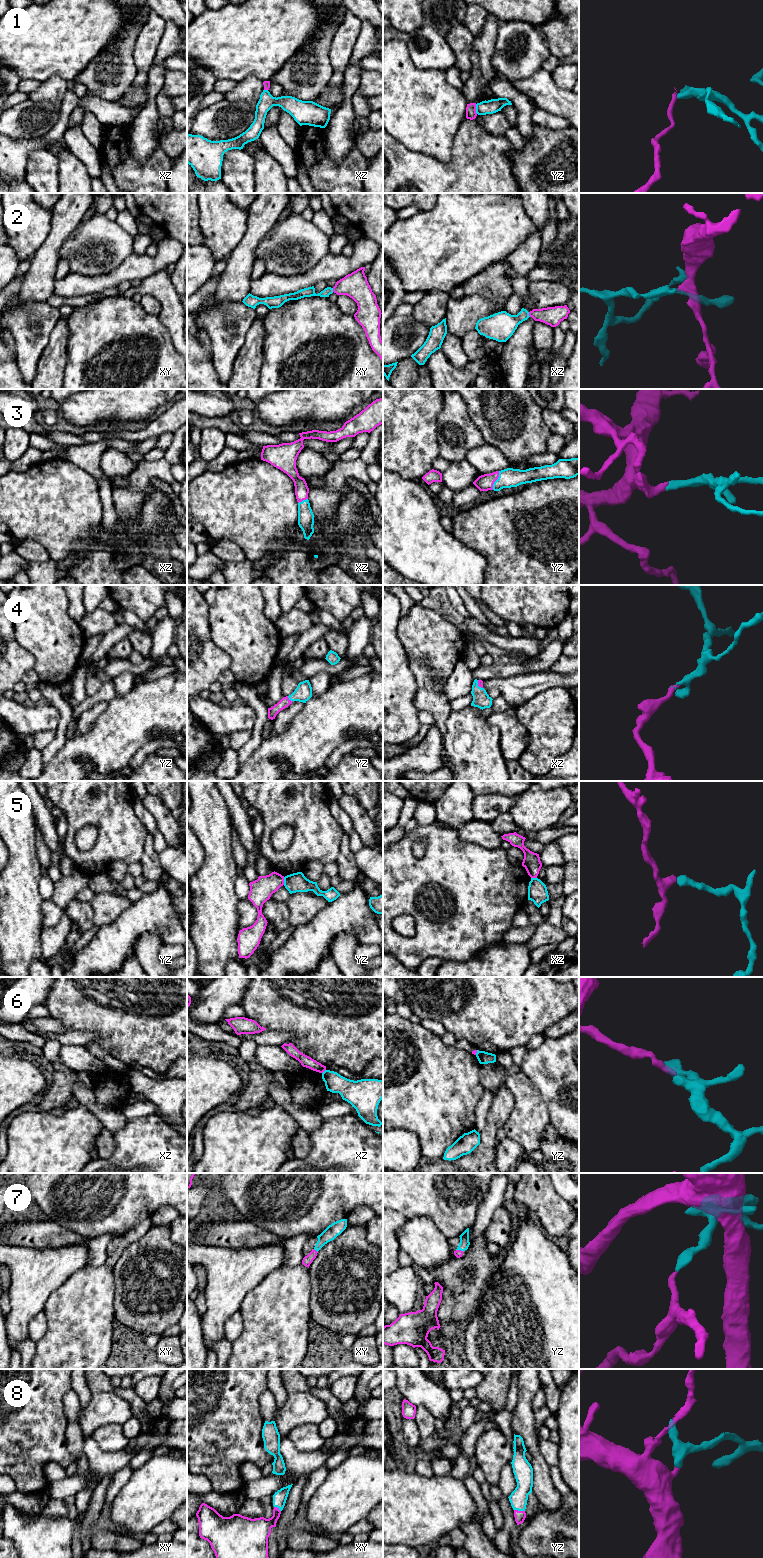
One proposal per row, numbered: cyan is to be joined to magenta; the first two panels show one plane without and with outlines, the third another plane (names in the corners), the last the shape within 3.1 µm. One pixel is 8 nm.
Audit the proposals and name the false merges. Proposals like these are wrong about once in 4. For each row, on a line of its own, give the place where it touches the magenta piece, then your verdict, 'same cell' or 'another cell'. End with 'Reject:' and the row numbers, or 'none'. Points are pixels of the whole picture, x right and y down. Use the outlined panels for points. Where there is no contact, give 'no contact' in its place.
1: meets magenta in yz at (475, 109); another cell
2: meets magenta in xz at (529, 314); same cell
3: meets magenta in yz at (496, 479); same cell
4: meets magenta in yz at (290, 700); same cell
5: meets magenta in yz at (283, 881); another cell
6: meets magenta in xz at (324, 1070); another cell
7: meets magenta in xy at (315, 1250); same cell
8: meets magenta in yz at (519, 1511); same cell
Reject: 1, 5, 6

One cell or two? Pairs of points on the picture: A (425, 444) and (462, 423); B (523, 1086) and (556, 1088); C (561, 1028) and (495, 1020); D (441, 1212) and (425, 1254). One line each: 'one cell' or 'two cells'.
A: two cells
B: two cells
C: two cells
D: two cells

